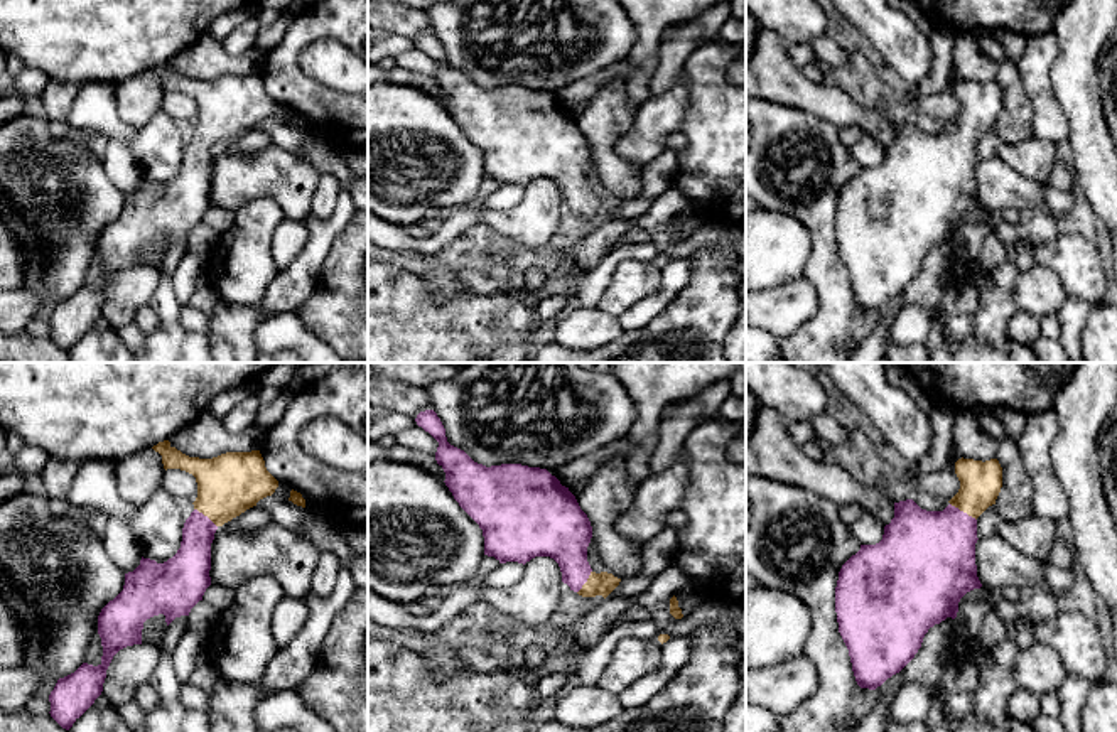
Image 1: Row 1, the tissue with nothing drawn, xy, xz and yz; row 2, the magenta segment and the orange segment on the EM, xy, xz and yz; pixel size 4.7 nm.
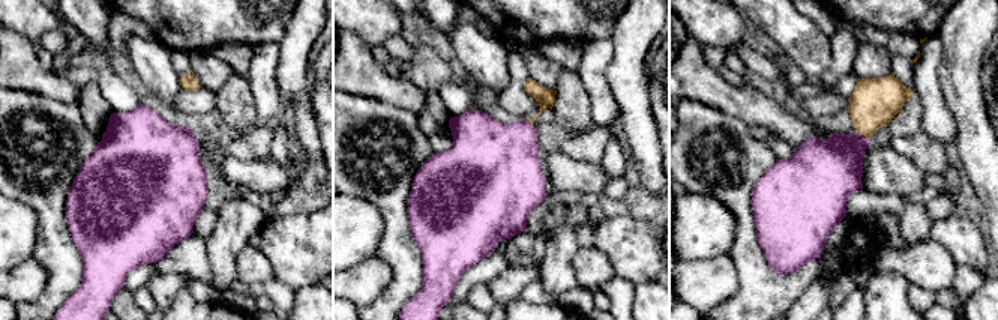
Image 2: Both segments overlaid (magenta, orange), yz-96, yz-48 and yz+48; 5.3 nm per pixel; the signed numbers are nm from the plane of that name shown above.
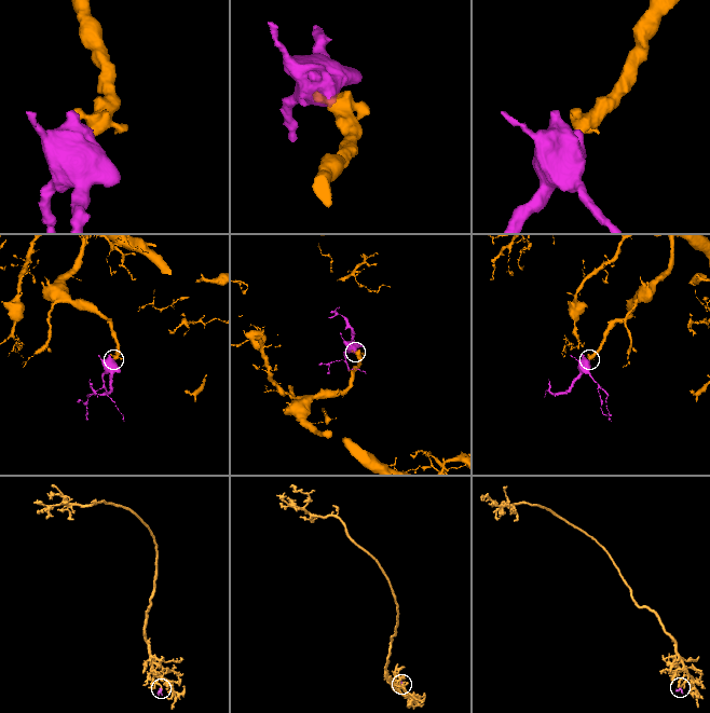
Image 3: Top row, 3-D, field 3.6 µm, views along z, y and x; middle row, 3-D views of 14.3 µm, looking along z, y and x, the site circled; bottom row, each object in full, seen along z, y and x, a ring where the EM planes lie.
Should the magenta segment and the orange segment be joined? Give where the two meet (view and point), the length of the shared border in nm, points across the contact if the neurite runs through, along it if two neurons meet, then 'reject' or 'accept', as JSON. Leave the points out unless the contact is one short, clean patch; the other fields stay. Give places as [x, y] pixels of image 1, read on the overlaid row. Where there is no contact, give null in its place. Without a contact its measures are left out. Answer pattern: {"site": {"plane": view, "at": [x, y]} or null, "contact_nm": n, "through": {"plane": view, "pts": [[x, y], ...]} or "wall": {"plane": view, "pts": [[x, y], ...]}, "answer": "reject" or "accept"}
{"site": {"plane": "yz", "at": [962, 511]}, "contact_nm": 150, "through": {"plane": "yz", "pts": [[932, 554], [952, 533], [962, 511], [981, 483]]}, "answer": "accept"}

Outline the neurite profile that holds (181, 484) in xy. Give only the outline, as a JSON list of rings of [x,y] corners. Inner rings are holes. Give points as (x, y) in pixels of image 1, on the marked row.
[[[181,469],[164,472],[164,487],[181,503],[194,503],[197,498],[196,477]]]

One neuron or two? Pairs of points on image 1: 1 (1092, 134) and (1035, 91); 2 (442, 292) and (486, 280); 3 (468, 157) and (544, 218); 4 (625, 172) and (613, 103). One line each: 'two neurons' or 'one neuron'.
1: two neurons
2: one neuron
3: two neurons
4: one neuron

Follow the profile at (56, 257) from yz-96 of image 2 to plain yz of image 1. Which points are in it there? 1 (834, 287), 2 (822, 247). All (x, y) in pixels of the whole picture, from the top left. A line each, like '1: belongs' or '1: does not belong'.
1: belongs
2: belongs

